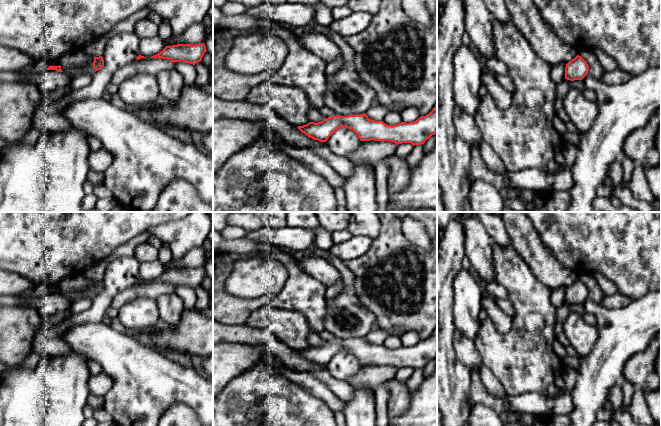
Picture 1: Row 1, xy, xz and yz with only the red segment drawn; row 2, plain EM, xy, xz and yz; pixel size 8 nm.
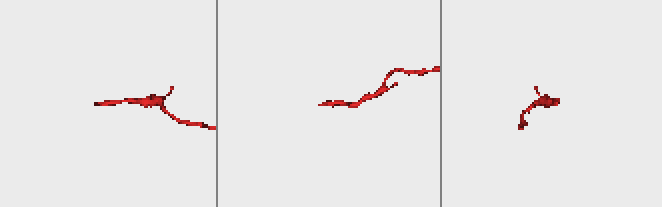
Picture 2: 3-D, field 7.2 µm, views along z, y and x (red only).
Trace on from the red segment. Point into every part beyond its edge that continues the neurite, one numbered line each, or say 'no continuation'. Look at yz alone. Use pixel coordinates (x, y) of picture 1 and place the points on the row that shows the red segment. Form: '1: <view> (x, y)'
no continuation

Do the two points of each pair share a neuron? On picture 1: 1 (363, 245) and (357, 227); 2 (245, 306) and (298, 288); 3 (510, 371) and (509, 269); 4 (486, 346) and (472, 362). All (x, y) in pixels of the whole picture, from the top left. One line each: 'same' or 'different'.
1: different
2: same
3: same
4: different

